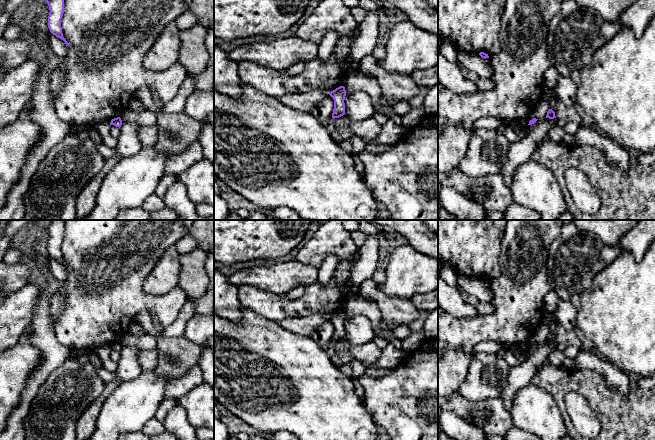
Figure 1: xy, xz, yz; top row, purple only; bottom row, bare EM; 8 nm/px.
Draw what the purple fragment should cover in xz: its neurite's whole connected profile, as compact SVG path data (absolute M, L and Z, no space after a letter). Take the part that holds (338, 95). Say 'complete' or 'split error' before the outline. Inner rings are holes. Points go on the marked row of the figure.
complete; M340 86L335 90L329 92L329 95L334 100L334 109L332 113L332 118L339 118L345 114L345 96L346 90L344 86Z

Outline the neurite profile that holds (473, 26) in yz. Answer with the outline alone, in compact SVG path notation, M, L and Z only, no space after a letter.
M438 0L438 35L451 41L456 50L473 54L484 52L489 57L498 54L501 49L499 34L505 3L506 0Z

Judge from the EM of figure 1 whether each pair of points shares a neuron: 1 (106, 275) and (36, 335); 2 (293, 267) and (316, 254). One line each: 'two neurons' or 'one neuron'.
1: two neurons
2: two neurons

